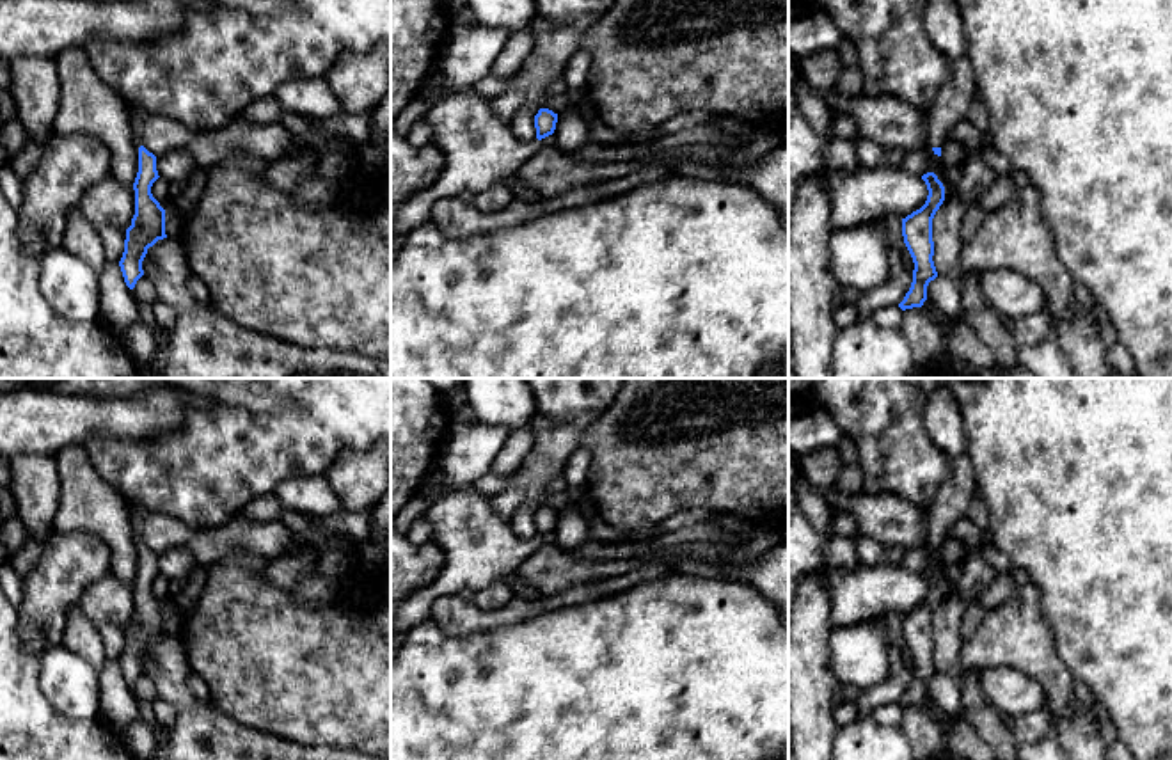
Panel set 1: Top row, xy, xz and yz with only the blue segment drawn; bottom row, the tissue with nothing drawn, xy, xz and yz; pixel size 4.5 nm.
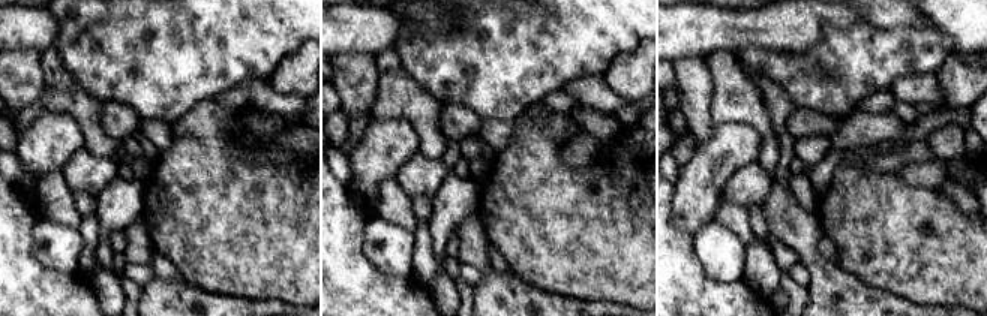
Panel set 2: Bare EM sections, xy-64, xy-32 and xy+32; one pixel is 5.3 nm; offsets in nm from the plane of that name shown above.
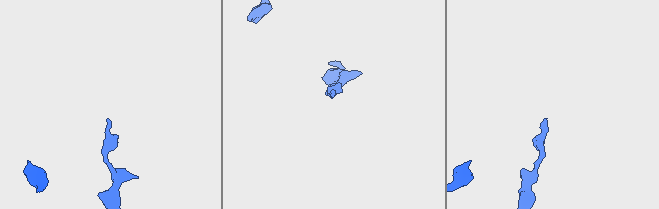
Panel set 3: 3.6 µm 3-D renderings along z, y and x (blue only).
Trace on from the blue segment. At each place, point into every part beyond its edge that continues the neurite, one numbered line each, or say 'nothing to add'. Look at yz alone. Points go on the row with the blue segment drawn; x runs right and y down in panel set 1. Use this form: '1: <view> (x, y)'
1: yz (954, 98)

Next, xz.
nothing to add

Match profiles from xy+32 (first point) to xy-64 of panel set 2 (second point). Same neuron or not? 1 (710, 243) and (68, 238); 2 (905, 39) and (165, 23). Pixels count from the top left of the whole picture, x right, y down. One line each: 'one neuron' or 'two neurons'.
1: one neuron
2: one neuron

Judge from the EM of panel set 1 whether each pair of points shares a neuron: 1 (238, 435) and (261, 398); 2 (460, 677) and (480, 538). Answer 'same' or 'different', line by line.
1: different
2: different

